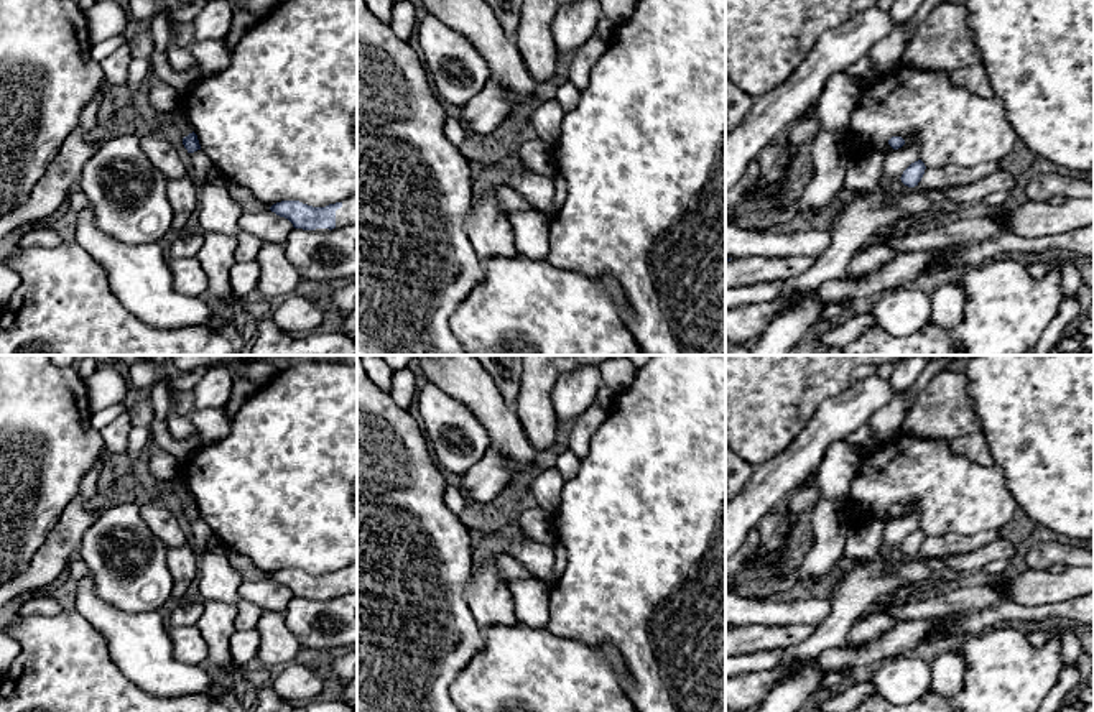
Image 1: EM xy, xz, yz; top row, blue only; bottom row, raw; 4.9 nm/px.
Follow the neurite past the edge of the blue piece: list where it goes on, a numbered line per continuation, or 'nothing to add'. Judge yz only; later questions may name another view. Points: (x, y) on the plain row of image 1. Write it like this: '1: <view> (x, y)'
nothing to add

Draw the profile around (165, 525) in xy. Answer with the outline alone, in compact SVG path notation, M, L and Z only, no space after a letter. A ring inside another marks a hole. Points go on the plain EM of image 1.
M148 502L140 506L143 521L151 533L166 546L179 548L189 544L189 536L181 528L178 516L158 502Z

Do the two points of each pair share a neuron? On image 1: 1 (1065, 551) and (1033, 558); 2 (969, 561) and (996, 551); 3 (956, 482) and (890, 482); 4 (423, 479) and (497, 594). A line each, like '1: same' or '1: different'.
1: same
2: same
3: same
4: different

